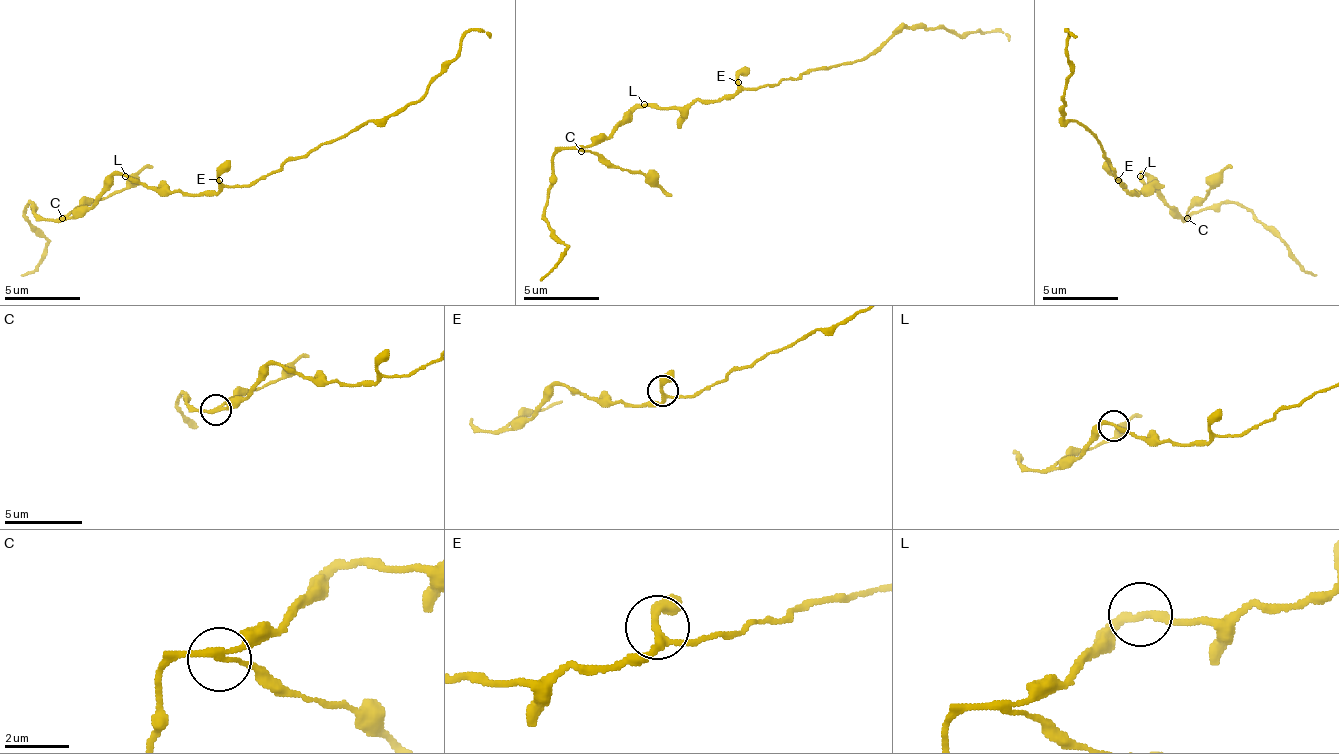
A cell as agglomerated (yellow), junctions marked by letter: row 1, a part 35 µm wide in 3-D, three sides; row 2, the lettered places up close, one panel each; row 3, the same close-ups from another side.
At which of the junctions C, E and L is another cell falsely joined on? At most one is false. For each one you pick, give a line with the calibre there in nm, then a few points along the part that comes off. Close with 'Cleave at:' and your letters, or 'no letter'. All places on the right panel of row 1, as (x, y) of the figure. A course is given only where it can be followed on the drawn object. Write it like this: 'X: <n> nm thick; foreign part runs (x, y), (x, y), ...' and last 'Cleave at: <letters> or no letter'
C: 180 nm thick; foreign part runs (1186, 217), (1231, 165)
Cleave at: C

